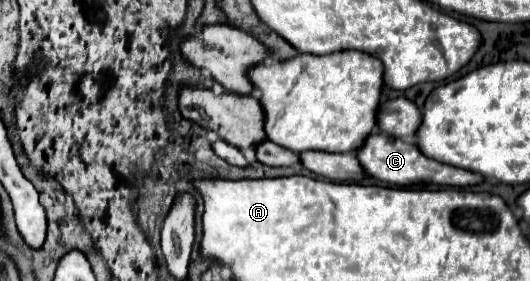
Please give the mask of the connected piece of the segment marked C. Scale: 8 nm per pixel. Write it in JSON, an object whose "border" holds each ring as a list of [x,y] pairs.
{"border":[[[375,132],[367,138],[365,146],[357,150],[357,158],[365,172],[369,172],[373,178],[395,184],[395,186],[415,186],[415,184],[437,184],[437,186],[477,186],[483,184],[485,178],[473,172],[467,172],[463,168],[451,168],[449,164],[439,164],[437,160],[427,160],[423,152],[415,148],[415,142],[391,138],[387,134]]]}

